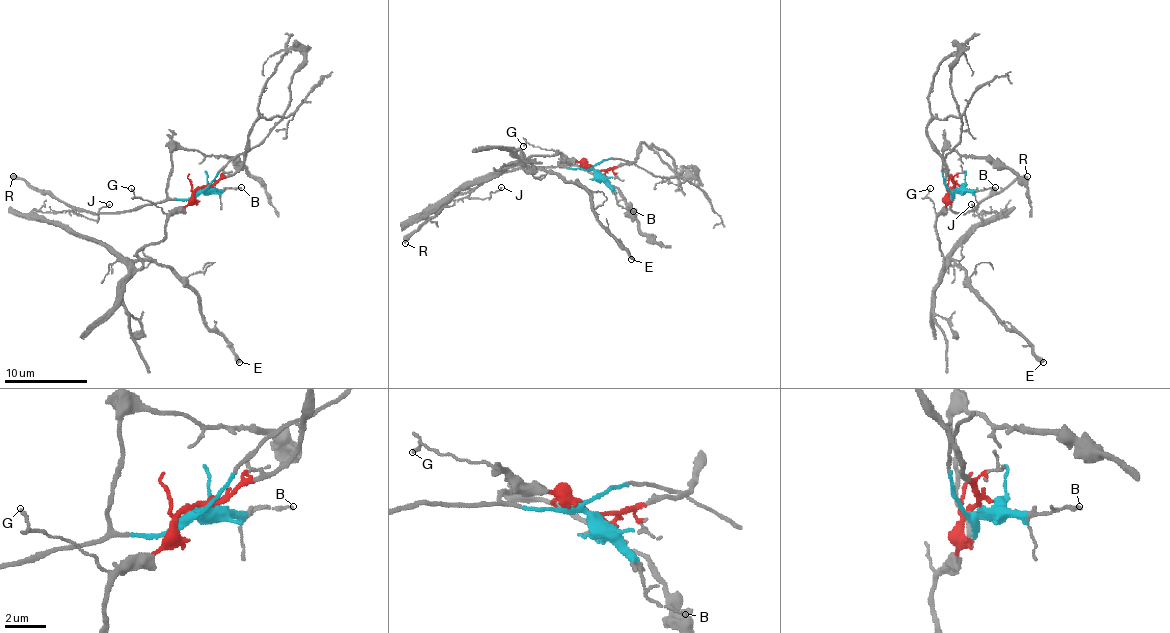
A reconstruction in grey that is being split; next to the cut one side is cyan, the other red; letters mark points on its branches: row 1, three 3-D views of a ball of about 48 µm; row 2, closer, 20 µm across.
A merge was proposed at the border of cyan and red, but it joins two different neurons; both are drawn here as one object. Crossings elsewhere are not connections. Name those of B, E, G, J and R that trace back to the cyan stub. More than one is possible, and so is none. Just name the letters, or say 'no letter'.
B, J, R

